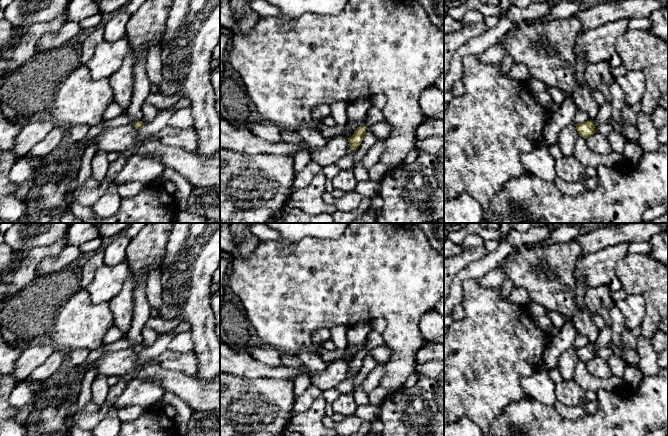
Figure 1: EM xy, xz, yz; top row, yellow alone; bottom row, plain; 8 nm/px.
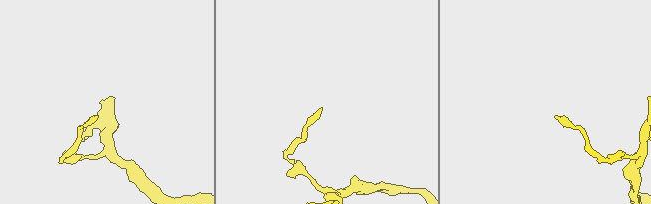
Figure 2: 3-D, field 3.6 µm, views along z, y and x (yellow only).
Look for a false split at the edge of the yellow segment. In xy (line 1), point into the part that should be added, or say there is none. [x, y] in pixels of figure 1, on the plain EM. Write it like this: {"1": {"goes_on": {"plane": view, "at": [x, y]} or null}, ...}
{"1": {"goes_on": null}}

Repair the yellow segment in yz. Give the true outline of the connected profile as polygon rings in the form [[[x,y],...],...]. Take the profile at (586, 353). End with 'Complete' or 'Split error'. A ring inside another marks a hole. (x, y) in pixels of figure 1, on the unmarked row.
[[[591,345],[584,346],[581,348],[575,348],[575,350],[578,355],[579,360],[581,360],[585,363],[587,363],[589,360],[593,359],[594,357],[596,357],[595,349]]]. Complete

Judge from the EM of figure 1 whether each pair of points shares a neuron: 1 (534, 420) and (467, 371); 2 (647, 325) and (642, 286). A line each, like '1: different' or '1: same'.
1: different
2: same

